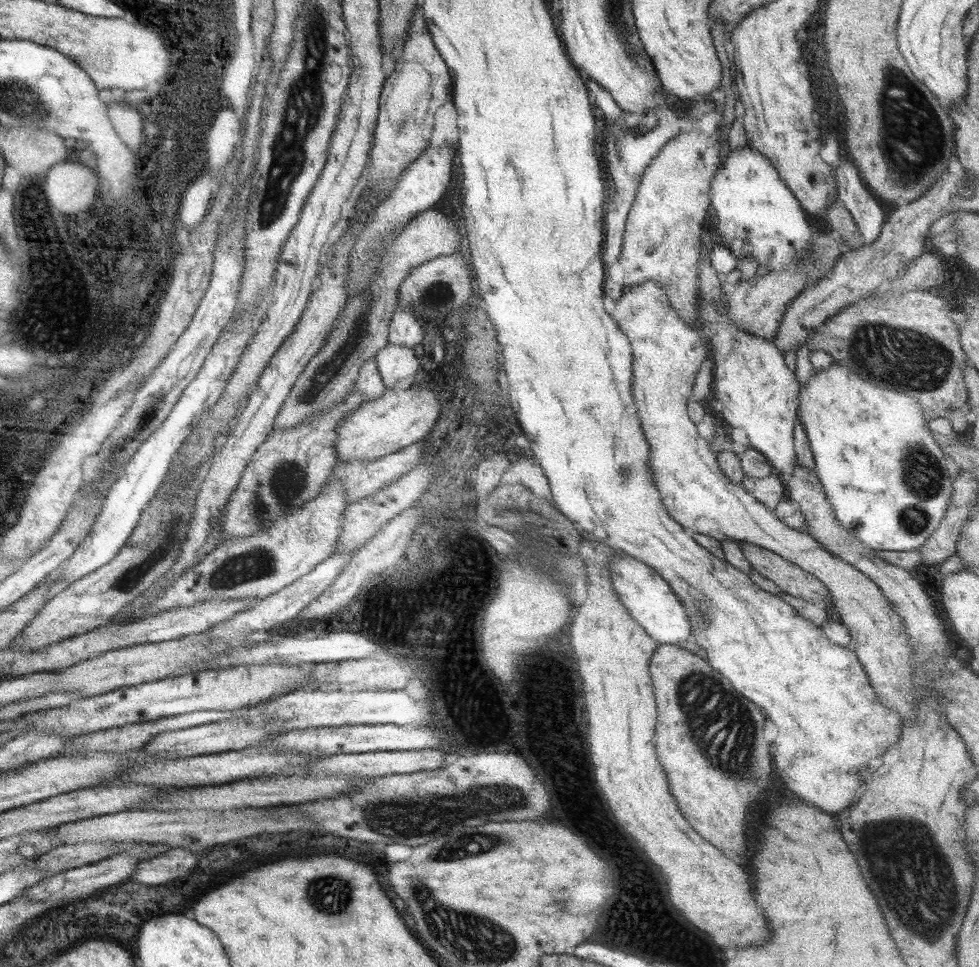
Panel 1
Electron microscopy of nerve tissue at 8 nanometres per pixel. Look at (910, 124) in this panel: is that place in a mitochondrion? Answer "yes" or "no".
yes

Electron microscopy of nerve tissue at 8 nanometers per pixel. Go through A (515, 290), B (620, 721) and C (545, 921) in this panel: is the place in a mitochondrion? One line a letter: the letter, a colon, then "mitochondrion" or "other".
A: other
B: other
C: other

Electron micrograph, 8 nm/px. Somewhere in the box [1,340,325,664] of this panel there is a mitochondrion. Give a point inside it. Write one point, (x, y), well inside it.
(287, 483)

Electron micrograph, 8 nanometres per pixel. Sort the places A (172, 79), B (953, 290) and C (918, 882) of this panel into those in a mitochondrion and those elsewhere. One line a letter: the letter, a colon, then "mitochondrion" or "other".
A: other
B: mitochondrion
C: mitochondrion

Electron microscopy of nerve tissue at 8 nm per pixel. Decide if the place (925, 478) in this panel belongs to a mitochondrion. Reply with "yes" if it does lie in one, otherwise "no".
yes

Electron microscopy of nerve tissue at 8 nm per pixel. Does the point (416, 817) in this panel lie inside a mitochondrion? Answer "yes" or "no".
yes

